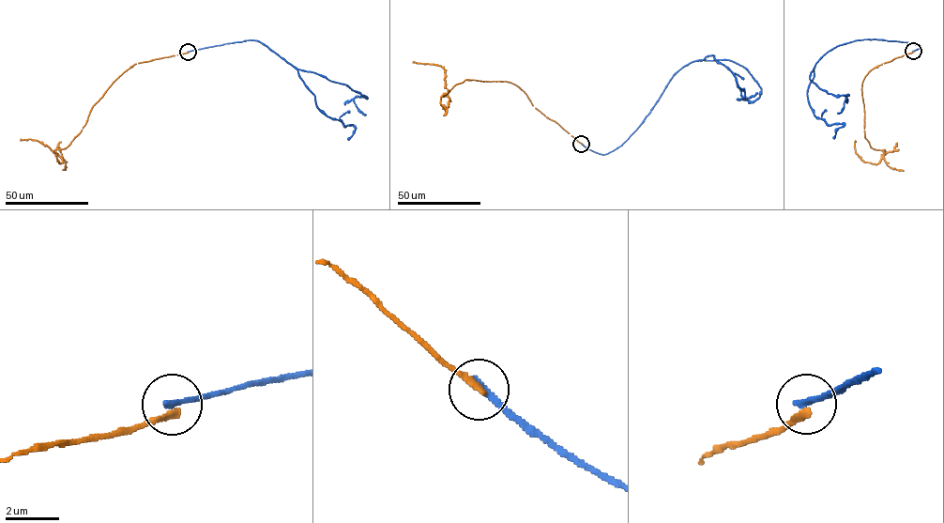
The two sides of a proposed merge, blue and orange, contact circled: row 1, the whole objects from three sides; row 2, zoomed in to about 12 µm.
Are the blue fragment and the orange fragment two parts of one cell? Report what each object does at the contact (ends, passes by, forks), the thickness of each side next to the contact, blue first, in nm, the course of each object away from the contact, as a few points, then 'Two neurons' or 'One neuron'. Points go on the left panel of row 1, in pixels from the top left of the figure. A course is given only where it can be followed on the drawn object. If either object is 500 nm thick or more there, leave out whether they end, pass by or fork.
At the ring blue ends. At the ring orange ends. Thickness 240 nm (blue) against 220 nm. Course of blue: (188, 52), (258, 41), (297, 69), (345, 84), (364, 95), (354, 99), (366, 115). Course of orange: (188, 52), (136, 63), (119, 77), (82, 130), (55, 150), (62, 162), (46, 146), (20, 139). Two neurons

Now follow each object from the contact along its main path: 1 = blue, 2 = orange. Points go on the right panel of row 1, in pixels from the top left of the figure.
1: (913, 51), (921, 46), (855, 40), (822, 56), (809, 78), (828, 93), (848, 95), (837, 114)
2: (913, 51), (872, 69), (862, 83), (865, 138), (884, 150), (882, 158), (865, 162), (855, 141)

